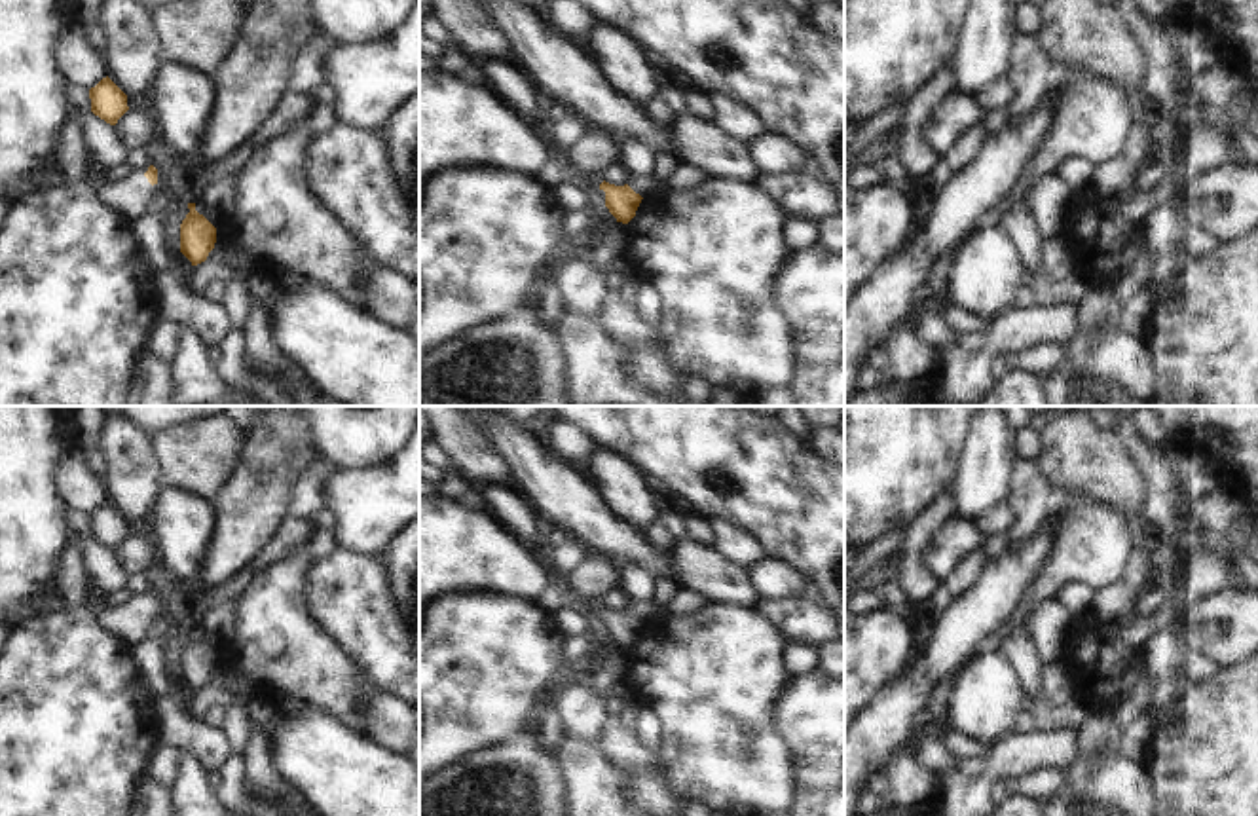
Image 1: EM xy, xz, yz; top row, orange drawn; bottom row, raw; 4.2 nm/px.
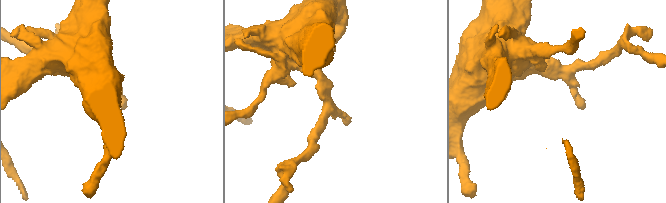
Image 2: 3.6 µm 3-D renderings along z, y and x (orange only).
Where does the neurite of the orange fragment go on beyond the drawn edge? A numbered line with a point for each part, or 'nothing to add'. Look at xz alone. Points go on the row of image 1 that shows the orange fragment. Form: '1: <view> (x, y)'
nothing to add

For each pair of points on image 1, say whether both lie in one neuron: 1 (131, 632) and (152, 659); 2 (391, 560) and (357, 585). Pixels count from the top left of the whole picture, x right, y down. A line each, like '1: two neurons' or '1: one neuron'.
1: two neurons
2: two neurons

